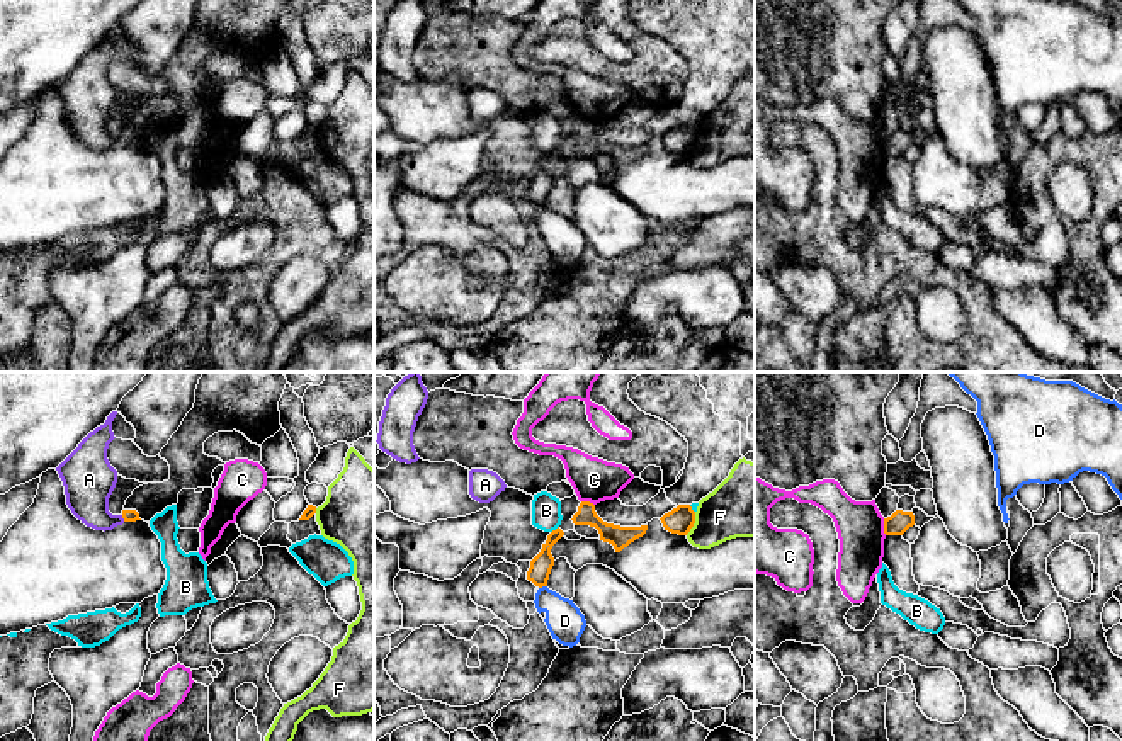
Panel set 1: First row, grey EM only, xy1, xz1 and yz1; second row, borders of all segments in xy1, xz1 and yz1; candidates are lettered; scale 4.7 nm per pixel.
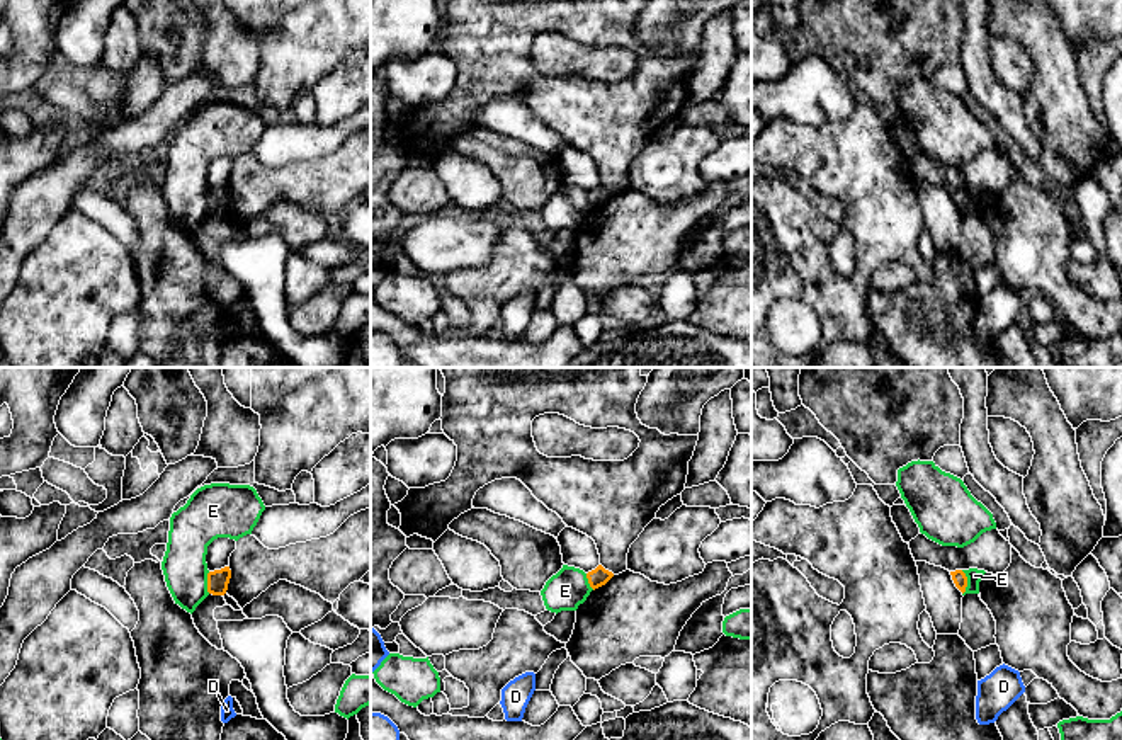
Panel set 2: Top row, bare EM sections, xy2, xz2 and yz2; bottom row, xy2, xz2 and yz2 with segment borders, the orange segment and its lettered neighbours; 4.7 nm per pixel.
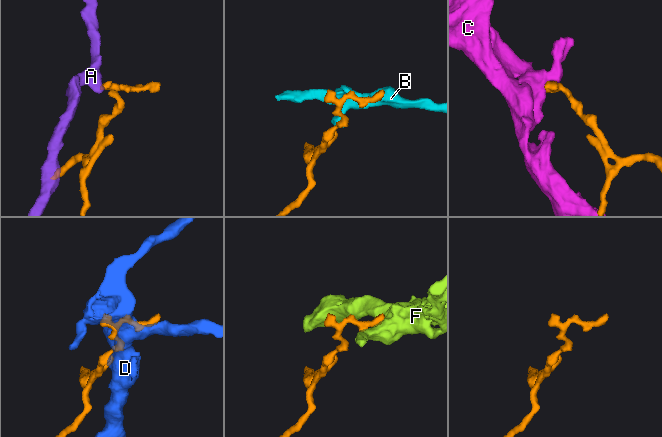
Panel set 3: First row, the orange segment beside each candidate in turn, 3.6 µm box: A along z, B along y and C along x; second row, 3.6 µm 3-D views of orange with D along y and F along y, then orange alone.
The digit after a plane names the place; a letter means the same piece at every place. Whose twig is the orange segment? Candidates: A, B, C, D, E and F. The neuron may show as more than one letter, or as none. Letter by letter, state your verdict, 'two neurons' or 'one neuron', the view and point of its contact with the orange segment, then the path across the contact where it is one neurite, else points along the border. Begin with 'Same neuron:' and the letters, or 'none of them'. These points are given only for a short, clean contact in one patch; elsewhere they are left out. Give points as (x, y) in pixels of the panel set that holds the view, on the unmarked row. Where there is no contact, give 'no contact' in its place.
Same neuron: A
A: one neuron | xy1 (123, 136) | across xy1 (130, 135), (123, 136), (89, 118), (89, 99)
B: two neurons | xz1 (556, 148)
C: two neurons | yz1 (884, 147) | along yz1 (883, 138), (883, 150), (886, 153)
D: two neurons | xz1 (543, 204) | along xz1 (546, 204), (539, 208)
E: two neurons | yz2 (966, 201) | along yz2 (961, 189), (966, 196), (966, 210), (963, 213)
F: two neurons | xz1 (694, 141) | along xz1 (696, 131), (696, 141), (685, 153)

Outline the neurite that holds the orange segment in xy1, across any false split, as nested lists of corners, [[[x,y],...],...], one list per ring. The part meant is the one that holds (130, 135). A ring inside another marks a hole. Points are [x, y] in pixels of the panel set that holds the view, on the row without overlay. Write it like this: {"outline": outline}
{"outline": [[[112,31],[105,42],[90,51],[78,66],[56,87],[71,133],[87,146],[112,150],[124,141],[141,139],[136,129],[109,131],[109,117],[117,102],[117,90],[107,78],[109,63],[116,58]]]}

